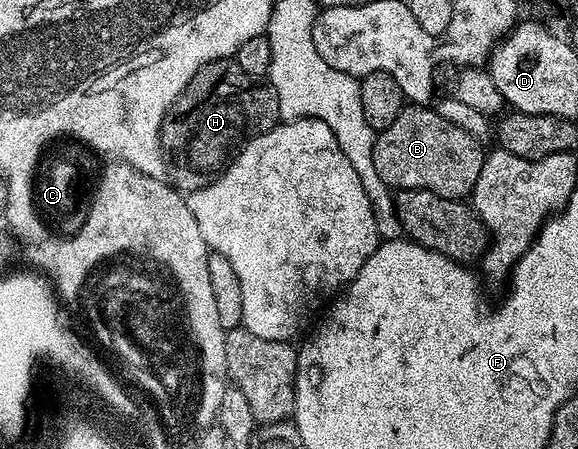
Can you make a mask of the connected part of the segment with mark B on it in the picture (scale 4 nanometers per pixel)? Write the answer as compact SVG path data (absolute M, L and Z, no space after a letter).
M405 105L394 117L394 125L376 136L374 169L389 189L429 190L438 197L464 201L471 196L478 173L482 173L486 151L480 147L481 140L470 137L458 125L450 125L431 106Z

